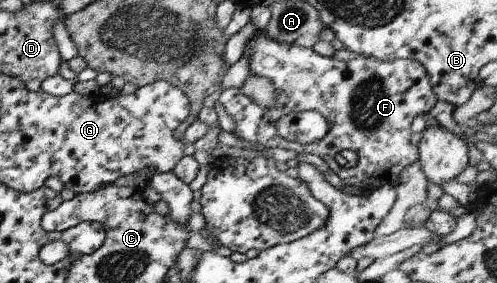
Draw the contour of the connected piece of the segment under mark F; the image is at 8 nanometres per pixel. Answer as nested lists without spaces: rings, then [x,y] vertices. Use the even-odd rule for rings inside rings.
[[[260,30],[257,33],[253,34],[253,37],[248,40],[245,49],[243,50],[243,54],[246,54],[248,60],[248,70],[250,75],[254,76],[264,76],[267,78],[274,87],[274,104],[269,106],[268,108],[262,108],[259,104],[255,104],[250,98],[246,97],[242,94],[240,88],[230,88],[226,90],[218,90],[220,92],[220,96],[217,101],[222,105],[226,114],[232,117],[232,122],[235,123],[234,135],[238,138],[242,138],[246,142],[250,142],[250,144],[258,144],[258,146],[262,146],[262,148],[269,147],[278,147],[294,150],[296,153],[310,153],[319,156],[326,164],[328,165],[329,170],[332,170],[338,178],[343,182],[344,185],[354,185],[362,190],[373,191],[374,189],[380,188],[381,186],[394,186],[396,182],[398,182],[399,174],[402,172],[402,169],[409,164],[412,164],[417,159],[417,148],[410,144],[410,124],[414,118],[419,117],[422,113],[428,112],[429,108],[436,102],[437,98],[434,96],[433,90],[430,88],[429,76],[427,75],[426,69],[419,64],[418,61],[400,58],[394,59],[391,61],[381,61],[375,59],[374,57],[365,57],[364,55],[358,55],[356,58],[353,58],[351,61],[338,61],[333,59],[332,57],[323,57],[314,53],[311,48],[299,47],[296,45],[289,45],[286,43],[281,43],[268,36],[263,35]],[[298,110],[316,110],[321,115],[322,118],[326,121],[328,125],[326,134],[317,141],[308,144],[299,144],[294,143],[292,141],[287,141],[283,139],[281,136],[278,136],[273,131],[273,122],[277,121],[281,116],[287,115],[288,113],[298,112]],[[342,150],[352,150],[354,154],[356,154],[357,159],[354,166],[350,168],[336,166],[334,161],[334,156],[338,154],[338,152],[342,152]]]

